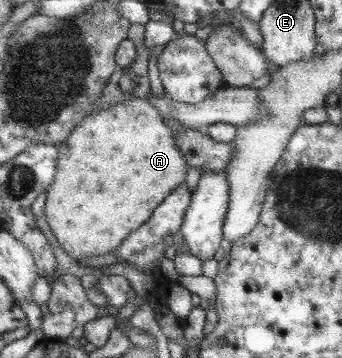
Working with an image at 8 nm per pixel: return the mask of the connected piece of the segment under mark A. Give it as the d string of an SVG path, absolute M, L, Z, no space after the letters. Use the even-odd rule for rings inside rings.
M135 98L128 101L120 102L111 106L108 110L102 110L95 113L96 116L90 114L86 115L86 122L82 122L82 126L78 126L78 130L73 130L74 134L63 142L57 145L60 151L60 157L57 162L57 177L54 184L50 186L47 192L47 203L45 206L45 216L47 222L51 227L57 242L61 248L78 264L84 265L84 258L90 256L104 256L108 252L117 252L122 243L138 230L144 226L154 211L164 202L182 183L185 183L186 174L190 170L188 162L186 162L185 155L181 153L180 147L177 145L176 136L174 132L166 125L166 121L161 115L161 111L149 101L147 98Z

